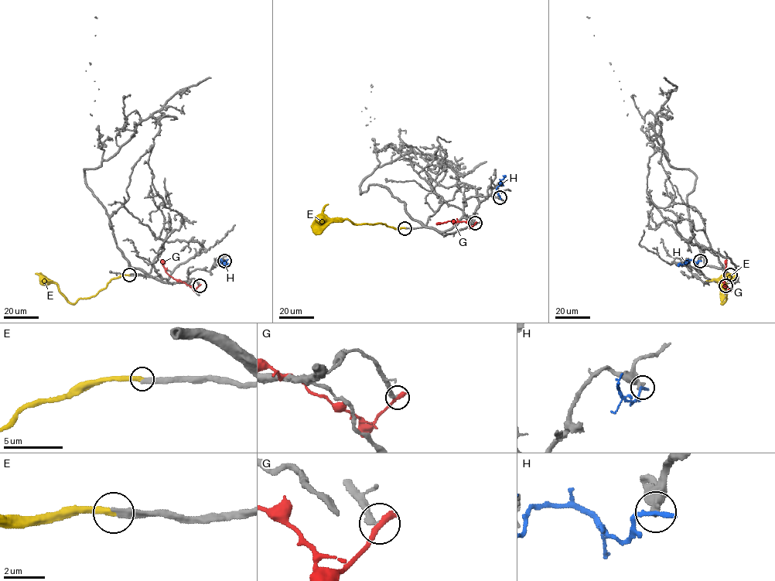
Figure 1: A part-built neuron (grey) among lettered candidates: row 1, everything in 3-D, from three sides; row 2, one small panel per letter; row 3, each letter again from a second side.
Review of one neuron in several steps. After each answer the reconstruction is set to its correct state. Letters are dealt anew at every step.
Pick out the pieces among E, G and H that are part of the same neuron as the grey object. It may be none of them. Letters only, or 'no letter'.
E

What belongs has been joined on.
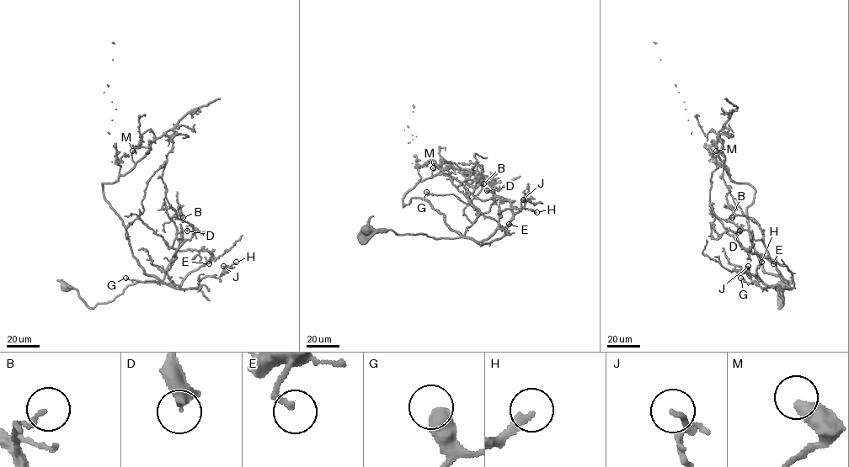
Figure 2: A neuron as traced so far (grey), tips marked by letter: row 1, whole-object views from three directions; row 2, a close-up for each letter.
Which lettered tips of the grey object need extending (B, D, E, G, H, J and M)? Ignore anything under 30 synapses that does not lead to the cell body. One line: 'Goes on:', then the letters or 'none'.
Goes on: none

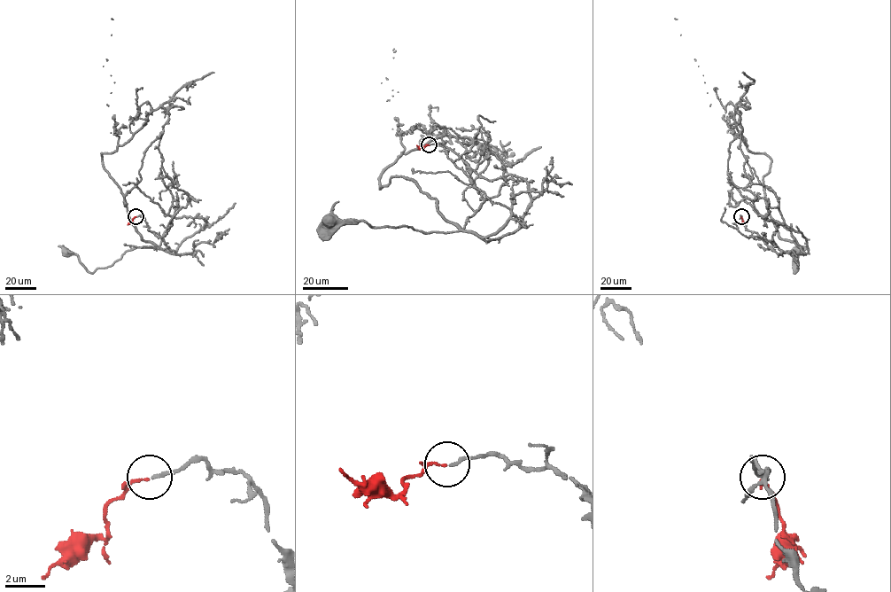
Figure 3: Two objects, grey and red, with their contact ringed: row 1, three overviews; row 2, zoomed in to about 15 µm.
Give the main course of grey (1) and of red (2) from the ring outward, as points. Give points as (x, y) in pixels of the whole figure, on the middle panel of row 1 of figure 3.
1: (429, 144), (443, 146), (491, 203), (510, 210), (499, 229), (480, 237), (329, 221)
2: (429, 144), (423, 148), (416, 145)

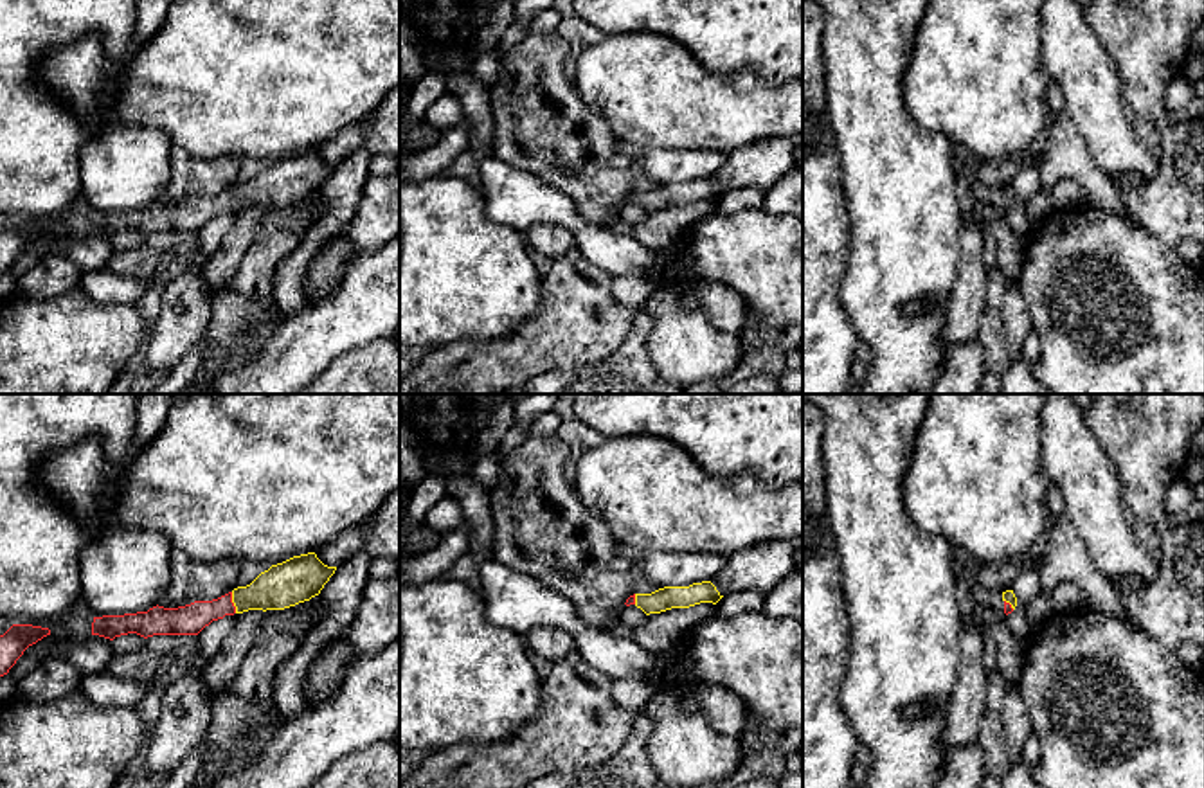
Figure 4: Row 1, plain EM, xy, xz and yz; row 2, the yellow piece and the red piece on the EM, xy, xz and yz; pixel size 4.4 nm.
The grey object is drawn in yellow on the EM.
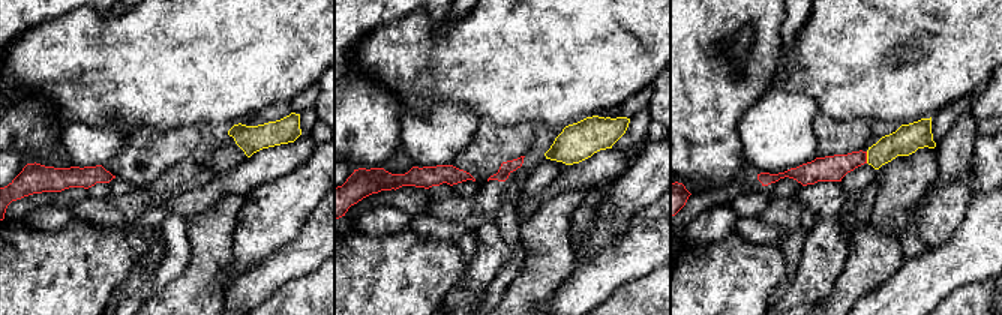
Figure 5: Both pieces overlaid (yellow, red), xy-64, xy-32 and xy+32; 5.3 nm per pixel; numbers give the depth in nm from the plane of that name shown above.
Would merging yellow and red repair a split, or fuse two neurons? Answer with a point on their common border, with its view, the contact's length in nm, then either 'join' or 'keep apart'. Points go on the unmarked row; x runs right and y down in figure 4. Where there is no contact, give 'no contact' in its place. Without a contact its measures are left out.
contact xy (233, 198); length 100 nm; join

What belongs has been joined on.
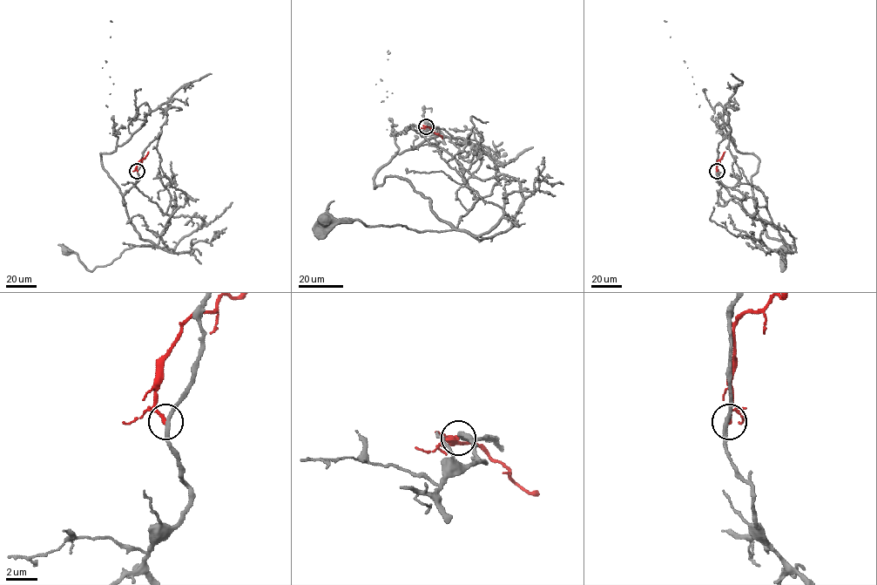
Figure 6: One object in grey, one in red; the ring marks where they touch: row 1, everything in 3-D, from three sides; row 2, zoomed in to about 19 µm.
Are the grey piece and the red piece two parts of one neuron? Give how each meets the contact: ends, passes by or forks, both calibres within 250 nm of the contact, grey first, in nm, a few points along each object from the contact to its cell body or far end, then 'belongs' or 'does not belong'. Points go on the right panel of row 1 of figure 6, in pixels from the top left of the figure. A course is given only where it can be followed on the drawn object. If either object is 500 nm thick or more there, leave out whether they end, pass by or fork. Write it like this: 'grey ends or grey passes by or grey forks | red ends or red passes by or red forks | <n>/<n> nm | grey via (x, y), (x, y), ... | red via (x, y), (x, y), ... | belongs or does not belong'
grey passes by | red passes by | 240/160 nm | grey via (717, 171), (750, 217), (792, 237), (795, 250), (787, 247), (782, 271), (781, 250) | red via (717, 171), (717, 161), (725, 152) | does not belong

